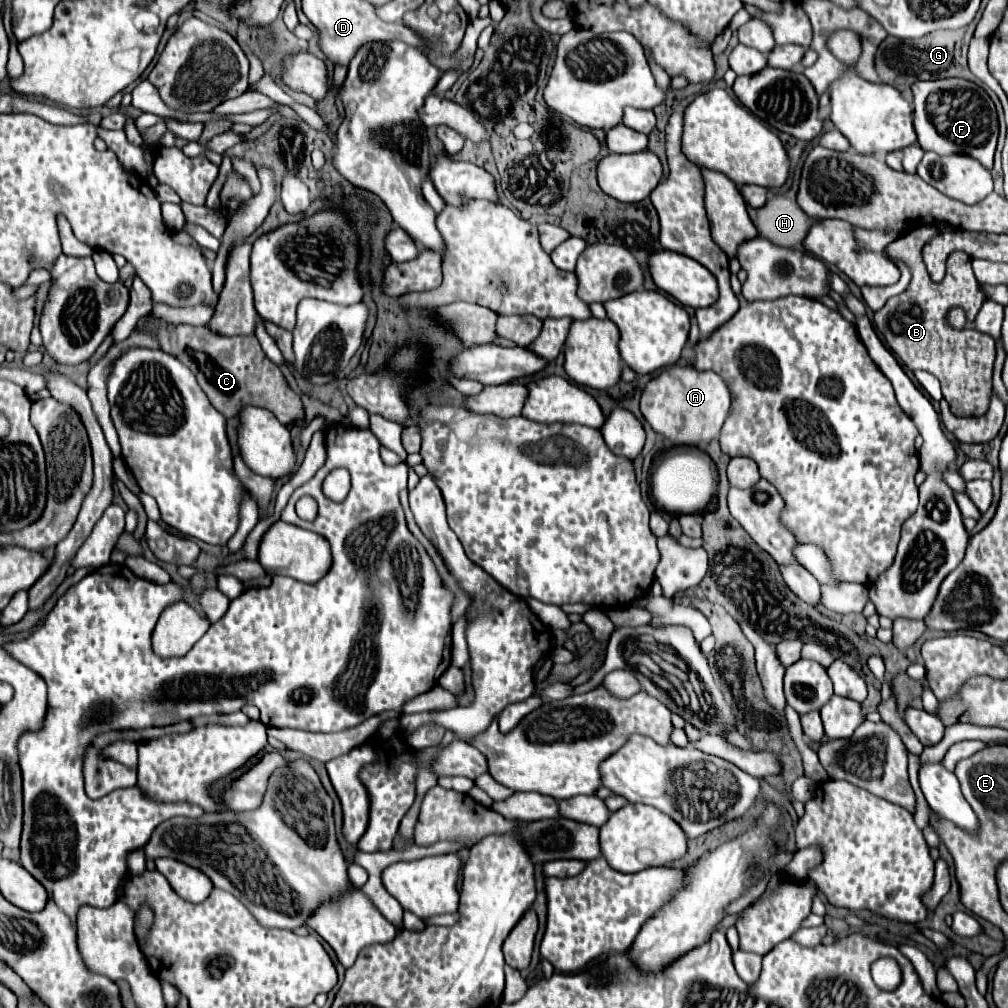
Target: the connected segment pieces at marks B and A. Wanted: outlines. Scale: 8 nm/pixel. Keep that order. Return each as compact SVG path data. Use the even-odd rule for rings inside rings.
M919 226L887 246L885 250L887 258L899 258L907 262L913 278L903 294L889 298L887 304L875 312L873 320L891 352L909 370L919 368L939 378L943 398L949 402L951 412L955 416L981 416L983 412L987 412L991 396L995 340L989 334L983 334L975 328L971 330L949 328L945 324L945 314L953 306L963 306L967 308L969 320L975 320L987 296L973 274L971 256L967 256L965 252L951 252L947 258L945 278L941 282L931 280L923 262L923 246L937 234L939 234L937 226Z
M671 366L653 378L641 396L641 412L651 428L675 446L707 446L715 440L729 416L731 392L715 372L699 372L693 366Z

